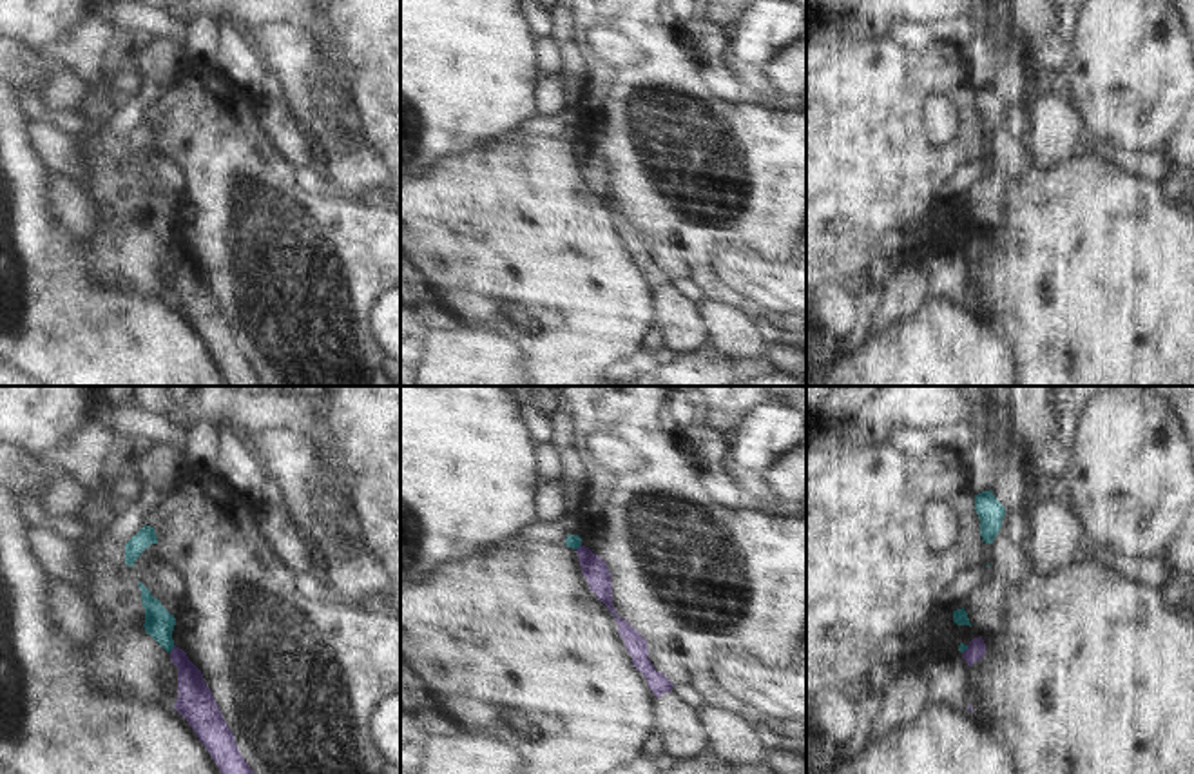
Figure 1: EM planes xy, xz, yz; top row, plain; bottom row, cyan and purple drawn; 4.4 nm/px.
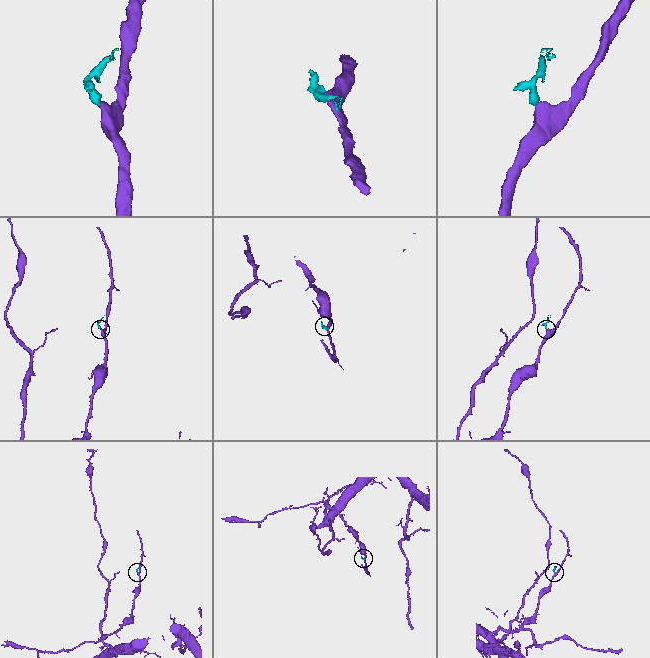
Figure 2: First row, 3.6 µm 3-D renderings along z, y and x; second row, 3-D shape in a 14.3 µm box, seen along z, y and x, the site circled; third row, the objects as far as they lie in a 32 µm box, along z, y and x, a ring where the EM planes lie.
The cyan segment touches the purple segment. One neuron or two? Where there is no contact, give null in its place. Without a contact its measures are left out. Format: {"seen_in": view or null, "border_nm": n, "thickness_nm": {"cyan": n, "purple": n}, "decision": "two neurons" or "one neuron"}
{"seen_in": "xy", "border_nm": 40, "thickness_nm": {"cyan": 130, "purple": 160}, "decision": "two neurons"}

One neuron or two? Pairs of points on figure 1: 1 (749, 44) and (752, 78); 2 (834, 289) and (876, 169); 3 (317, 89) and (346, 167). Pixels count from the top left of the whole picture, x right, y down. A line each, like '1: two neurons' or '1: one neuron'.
1: two neurons
2: two neurons
3: one neuron

